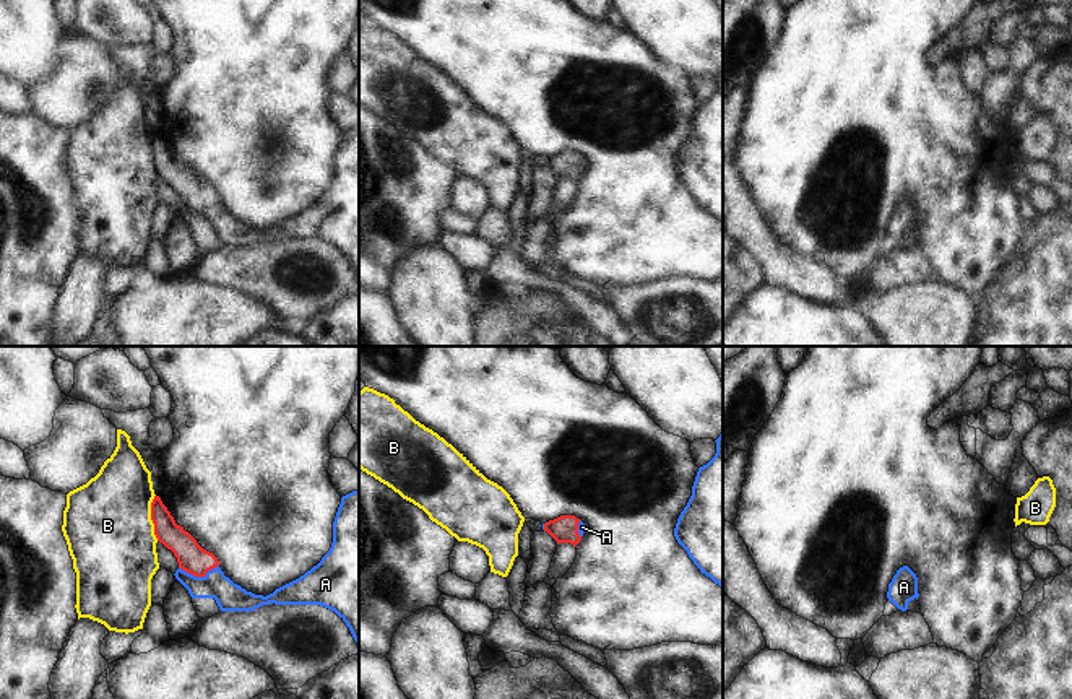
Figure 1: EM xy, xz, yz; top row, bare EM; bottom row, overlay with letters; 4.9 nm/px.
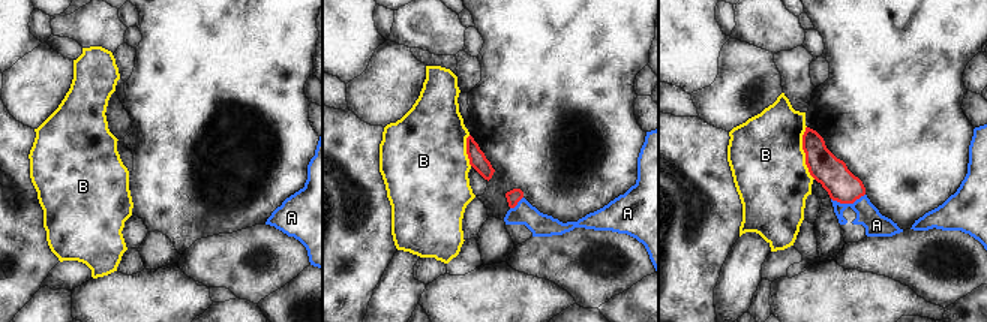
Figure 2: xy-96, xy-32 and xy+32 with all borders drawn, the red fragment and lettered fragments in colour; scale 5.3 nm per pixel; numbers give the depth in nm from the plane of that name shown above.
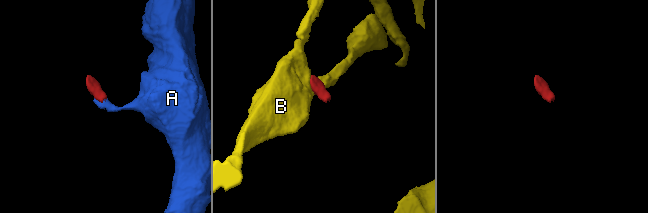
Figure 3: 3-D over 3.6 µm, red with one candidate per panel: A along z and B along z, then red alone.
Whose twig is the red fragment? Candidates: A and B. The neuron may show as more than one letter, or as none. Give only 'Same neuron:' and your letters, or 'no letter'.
Same neuron: A

